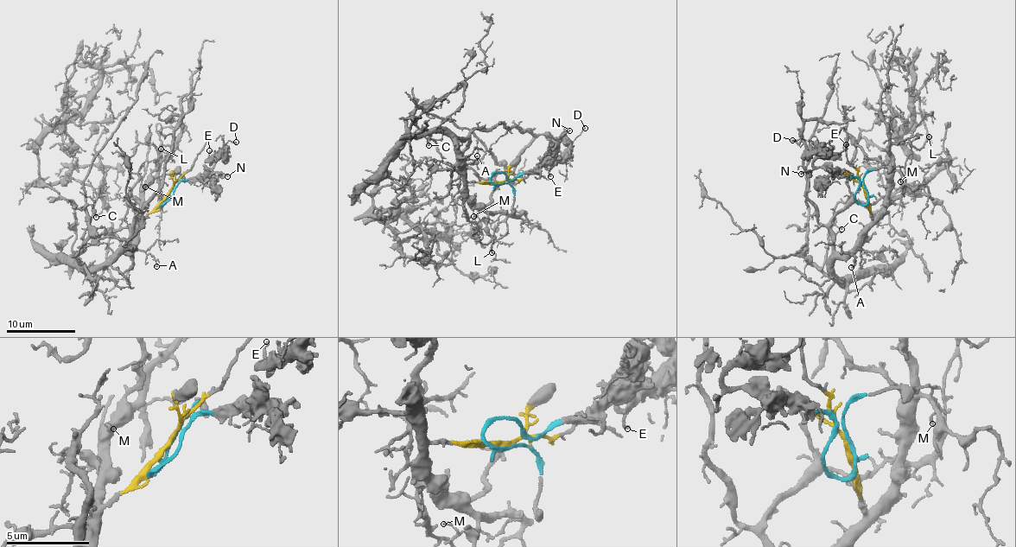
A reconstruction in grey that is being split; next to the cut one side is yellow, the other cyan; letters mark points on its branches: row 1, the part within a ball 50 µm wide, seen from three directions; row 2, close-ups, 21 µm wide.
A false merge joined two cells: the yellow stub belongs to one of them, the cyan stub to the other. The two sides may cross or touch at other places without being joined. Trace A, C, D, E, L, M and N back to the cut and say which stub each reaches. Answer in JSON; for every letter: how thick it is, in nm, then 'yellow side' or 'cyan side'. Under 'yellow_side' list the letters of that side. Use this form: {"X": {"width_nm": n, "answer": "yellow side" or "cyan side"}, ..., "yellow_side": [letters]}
{"A": {"width_nm": 100, "answer": "yellow side"}, "C": {"width_nm": 150, "answer": "yellow side"}, "D": {"width_nm": 110, "answer": "cyan side"}, "E": {"width_nm": 140, "answer": "cyan side"}, "L": {"width_nm": 120, "answer": "yellow side"}, "M": {"width_nm": 130, "answer": "yellow side"}, "N": {"width_nm": 140, "answer": "cyan side"}, "yellow_side": ["A", "C", "L", "M"]}

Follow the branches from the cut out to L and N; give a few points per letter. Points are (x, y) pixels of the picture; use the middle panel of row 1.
L: (500, 181), (467, 184), (473, 201), (486, 212), (505, 217), (506, 231), (493, 242), (492, 252)
N: (500, 183), (526, 174), (553, 143), (570, 130)

